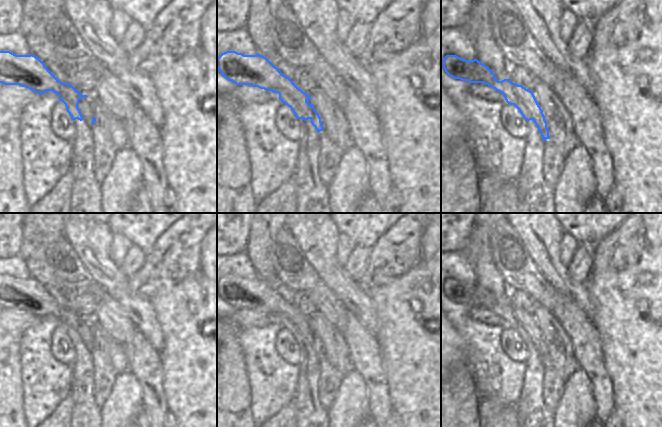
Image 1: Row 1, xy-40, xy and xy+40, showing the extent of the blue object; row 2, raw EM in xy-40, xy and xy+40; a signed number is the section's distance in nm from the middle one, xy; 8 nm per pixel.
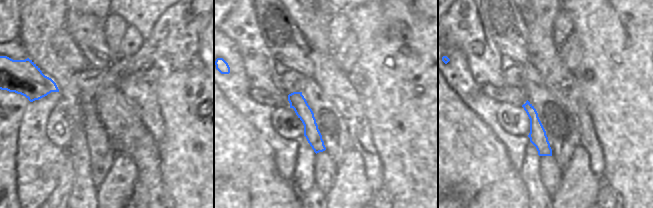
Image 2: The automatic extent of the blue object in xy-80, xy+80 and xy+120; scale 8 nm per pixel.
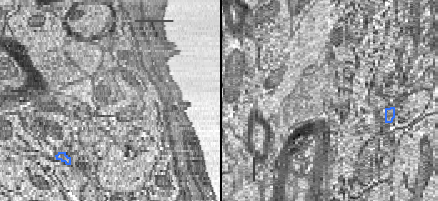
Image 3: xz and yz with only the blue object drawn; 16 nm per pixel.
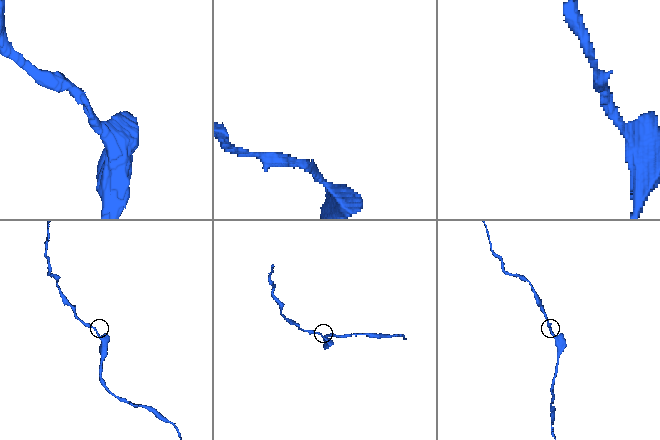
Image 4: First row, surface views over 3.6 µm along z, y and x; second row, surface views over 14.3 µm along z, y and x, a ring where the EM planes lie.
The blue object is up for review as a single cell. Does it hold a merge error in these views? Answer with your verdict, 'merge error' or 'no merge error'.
no merge error

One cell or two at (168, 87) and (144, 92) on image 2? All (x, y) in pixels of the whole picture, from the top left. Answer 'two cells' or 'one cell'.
two cells

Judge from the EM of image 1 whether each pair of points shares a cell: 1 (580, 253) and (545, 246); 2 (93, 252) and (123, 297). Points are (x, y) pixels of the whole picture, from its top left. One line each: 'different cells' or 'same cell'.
1: different cells
2: same cell

